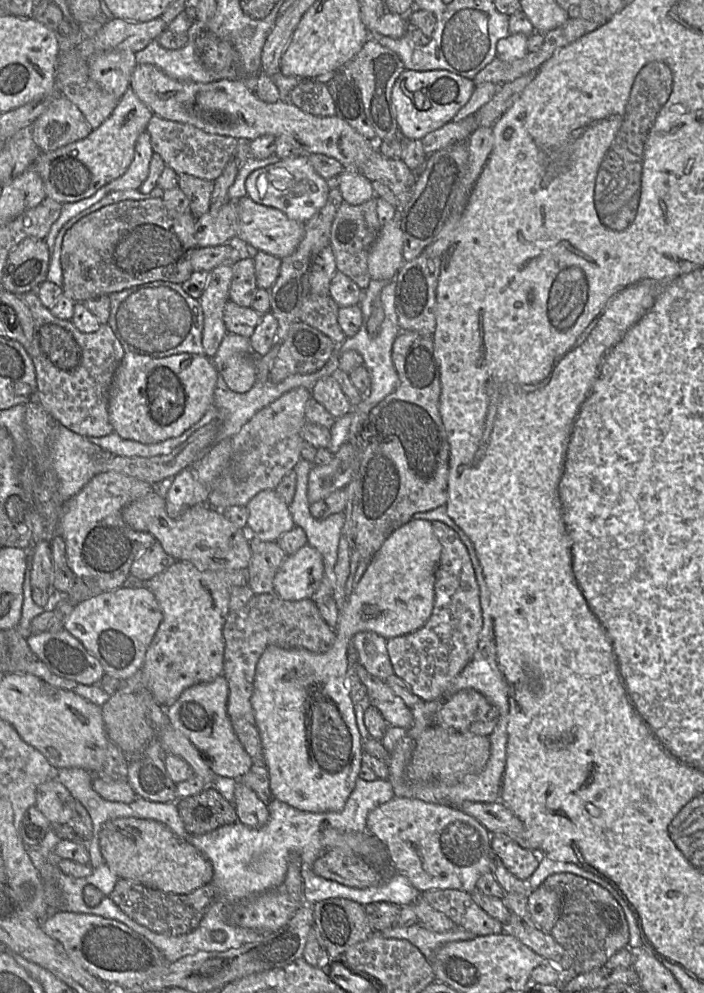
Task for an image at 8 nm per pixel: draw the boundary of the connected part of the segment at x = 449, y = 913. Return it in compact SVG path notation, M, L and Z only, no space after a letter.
M455 889L430 890L422 893L421 898L445 914L457 927L476 936L500 934L504 931L504 925L481 909L468 892Z

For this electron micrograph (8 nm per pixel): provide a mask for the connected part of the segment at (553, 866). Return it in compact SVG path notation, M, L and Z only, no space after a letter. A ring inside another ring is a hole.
M544 855L540 856L539 865L538 865L537 869L534 871L534 873L527 880L525 880L525 882L528 886L528 890L534 891L544 882L544 880L548 876L550 876L552 874L557 874L557 873L563 873L563 871L575 872L576 876L580 876L582 878L591 880L591 881L599 884L603 888L607 889L617 900L616 892L603 879L601 879L597 876L593 876L593 875L584 873L584 872L588 872L588 871L584 870L583 868L581 868L573 863L552 860Z

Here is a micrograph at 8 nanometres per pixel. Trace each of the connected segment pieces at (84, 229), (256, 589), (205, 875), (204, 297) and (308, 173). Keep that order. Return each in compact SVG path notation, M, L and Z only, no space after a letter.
M159 197L123 200L86 215L68 229L63 238L60 256L62 294L77 303L95 295L109 295L148 282L169 281L182 284L194 272L191 256L199 248L194 238L196 220L190 210L171 210Z
M250 537L251 561L248 586L255 594L273 592L274 577L287 557L276 541Z
M135 817L108 820L100 832L100 847L105 863L119 878L154 890L189 894L213 878L213 867L207 857L157 820Z
M223 263L210 271L208 283L199 298L203 314L204 328L202 345L204 355L215 356L223 338L227 334L224 324L224 307L229 300L233 263Z
M308 155L281 158L276 163L254 170L246 179L247 196L258 204L281 210L288 218L306 223L322 208L330 188L324 178L316 173Z

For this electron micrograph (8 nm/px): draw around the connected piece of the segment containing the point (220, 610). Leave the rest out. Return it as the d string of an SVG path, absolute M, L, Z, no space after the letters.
M177 561L175 564L173 564L169 568L167 568L166 570L164 570L163 572L159 573L154 578L146 582L146 586L154 593L161 606L163 612L163 620L147 650L142 671L144 674L144 682L146 686L153 694L155 700L164 708L170 707L187 688L198 683L213 681L219 675L223 674L225 659L225 640L223 636L223 628L230 612L230 589L232 586L236 586L235 584L230 584L225 579L225 573L226 572L202 570L189 561Z

